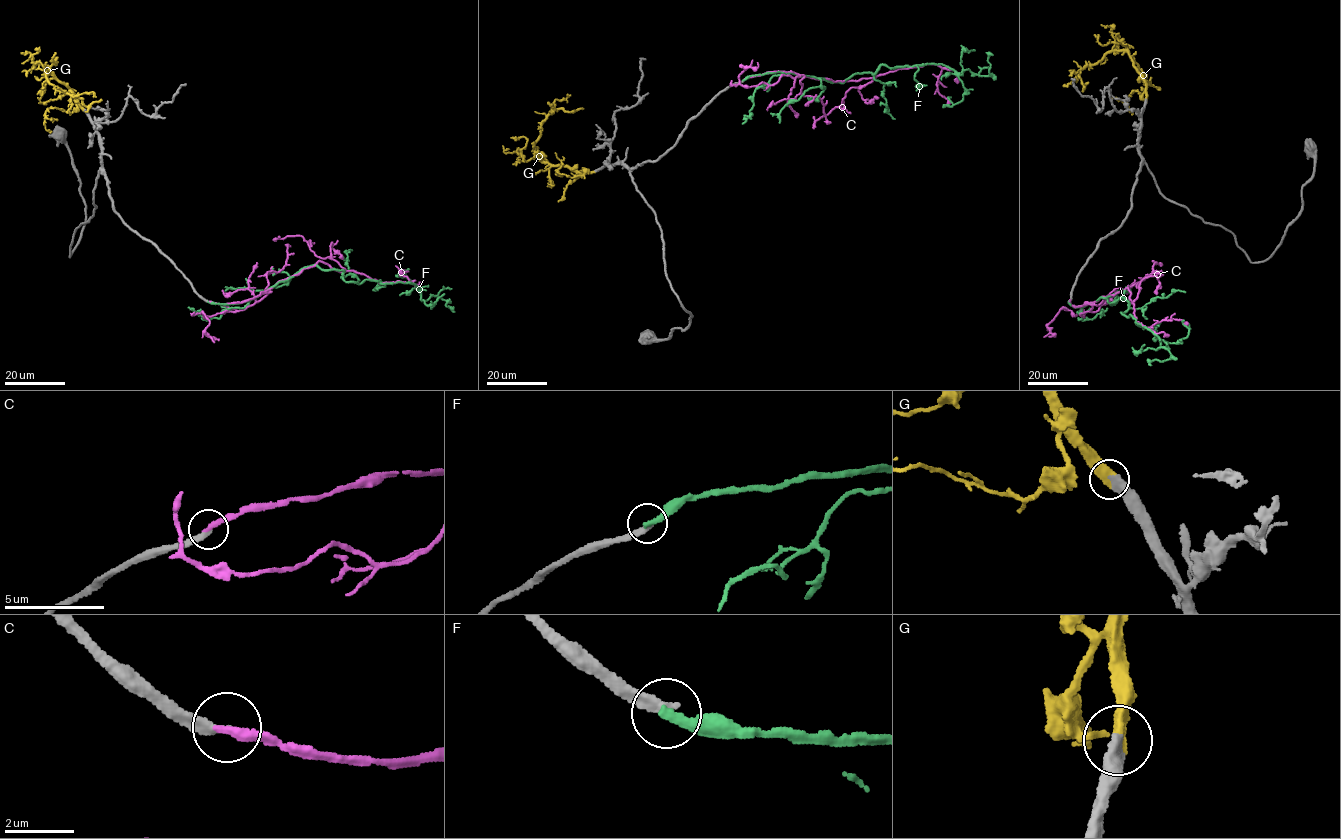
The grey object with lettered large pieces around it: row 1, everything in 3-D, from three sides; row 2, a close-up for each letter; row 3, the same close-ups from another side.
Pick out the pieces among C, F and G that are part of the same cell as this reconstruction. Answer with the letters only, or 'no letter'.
G

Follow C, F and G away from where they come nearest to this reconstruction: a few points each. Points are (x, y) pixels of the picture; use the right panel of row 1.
C: (1070, 299), (1077, 307), (1127, 288), (1136, 321), (1146, 327), (1171, 318), (1187, 324)
F: (1070, 300), (1077, 308), (1125, 290), (1121, 313), (1171, 356), (1151, 365)
G: (1146, 99), (1143, 76), (1126, 51), (1110, 51), (1092, 65), (1081, 68), (1079, 77), (1084, 87), (1088, 83)

